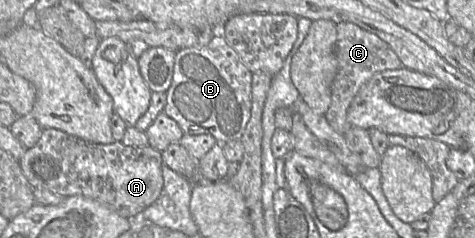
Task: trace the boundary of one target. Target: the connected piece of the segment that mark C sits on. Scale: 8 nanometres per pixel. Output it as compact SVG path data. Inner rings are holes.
M349 22L337 24L336 57L338 68L332 83L331 104L324 116L336 132L345 135L351 128L347 120L348 109L363 85L375 74L385 70L399 69L403 65L388 43Z

